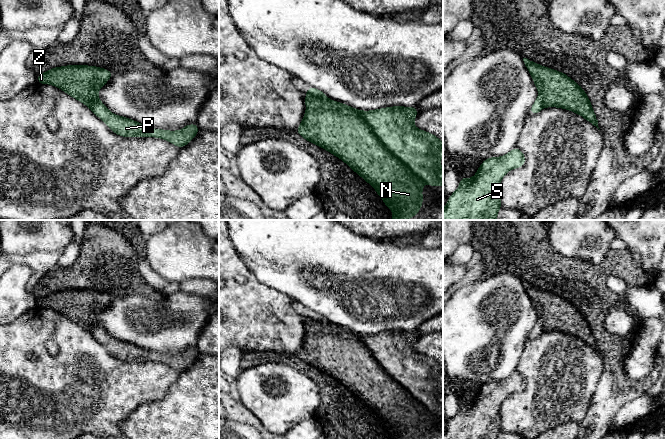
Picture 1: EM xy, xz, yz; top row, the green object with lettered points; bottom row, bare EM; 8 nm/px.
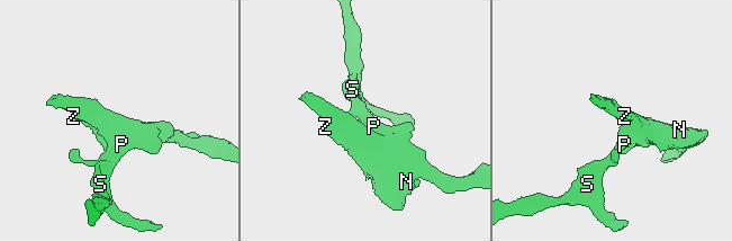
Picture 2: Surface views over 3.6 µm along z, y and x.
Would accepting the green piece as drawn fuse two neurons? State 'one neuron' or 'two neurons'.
two neurons

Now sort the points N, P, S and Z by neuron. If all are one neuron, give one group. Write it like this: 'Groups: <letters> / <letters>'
Groups: N Z / P S

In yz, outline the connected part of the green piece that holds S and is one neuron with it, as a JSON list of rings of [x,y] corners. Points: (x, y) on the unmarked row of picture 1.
[[[517,371],[502,381],[483,384],[473,402],[460,401],[460,409],[448,422],[443,439],[497,439],[502,431],[501,403],[509,394],[521,392],[525,386],[524,378]]]

